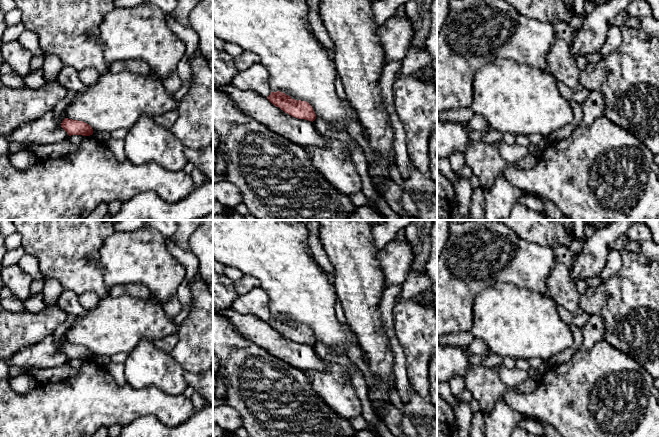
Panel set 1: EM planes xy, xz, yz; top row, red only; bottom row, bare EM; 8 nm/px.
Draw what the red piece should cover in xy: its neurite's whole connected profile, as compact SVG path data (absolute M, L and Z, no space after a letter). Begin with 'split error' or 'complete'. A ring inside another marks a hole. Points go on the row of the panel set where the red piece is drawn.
complete | M65 118L61 123L61 127L68 133L69 136L90 136L93 134L92 127L83 121Z

